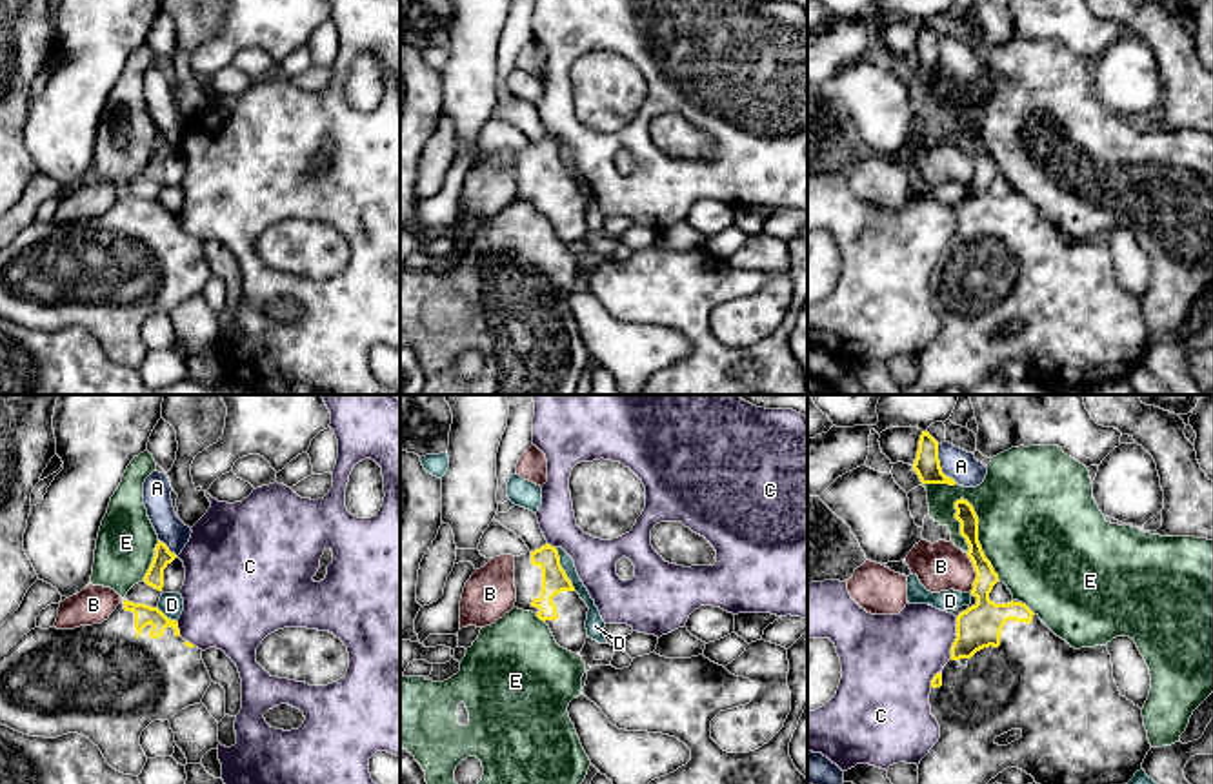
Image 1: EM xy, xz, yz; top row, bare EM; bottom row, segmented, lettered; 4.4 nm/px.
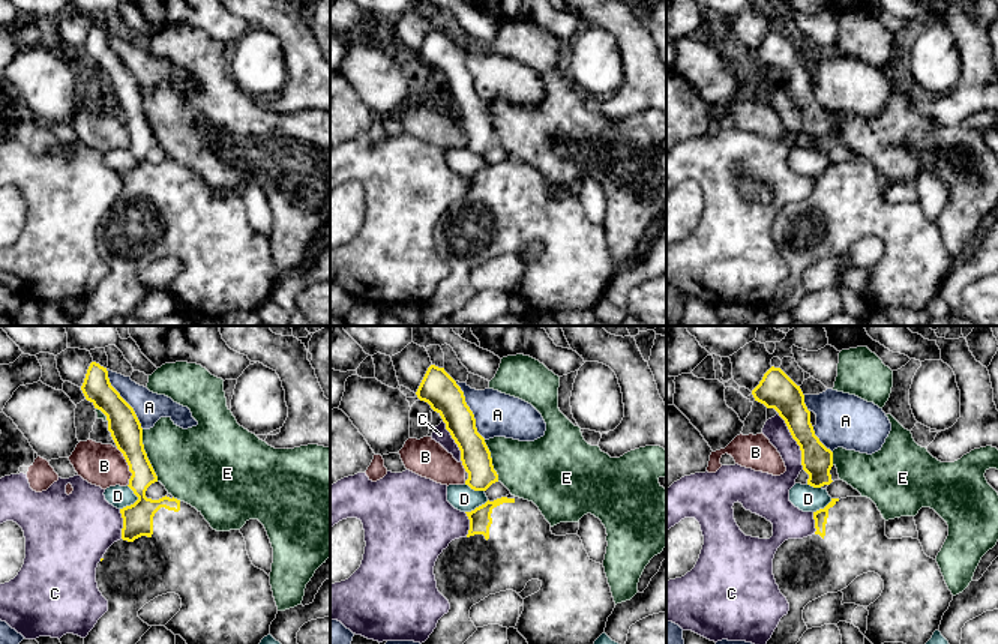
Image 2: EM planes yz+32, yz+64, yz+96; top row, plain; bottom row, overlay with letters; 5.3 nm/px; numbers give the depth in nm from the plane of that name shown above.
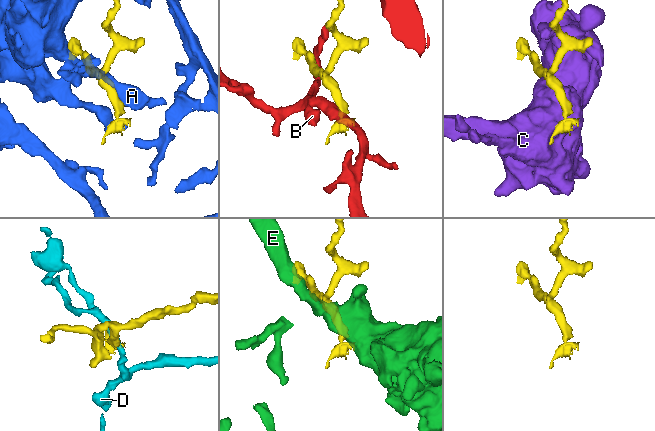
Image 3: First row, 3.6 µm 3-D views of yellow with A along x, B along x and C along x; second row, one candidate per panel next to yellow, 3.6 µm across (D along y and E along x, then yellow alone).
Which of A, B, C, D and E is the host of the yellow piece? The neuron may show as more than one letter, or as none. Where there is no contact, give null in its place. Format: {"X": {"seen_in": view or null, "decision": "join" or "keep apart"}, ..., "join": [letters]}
{"A": {"seen_in": "yz", "decision": "keep apart"}, "B": {"seen_in": "yz", "decision": "keep apart"}, "C": {"seen_in": "yz", "decision": "keep apart"}, "D": {"seen_in": "xz", "decision": "keep apart"}, "E": {"seen_in": "yz", "decision": "keep apart"}, "join": []}

